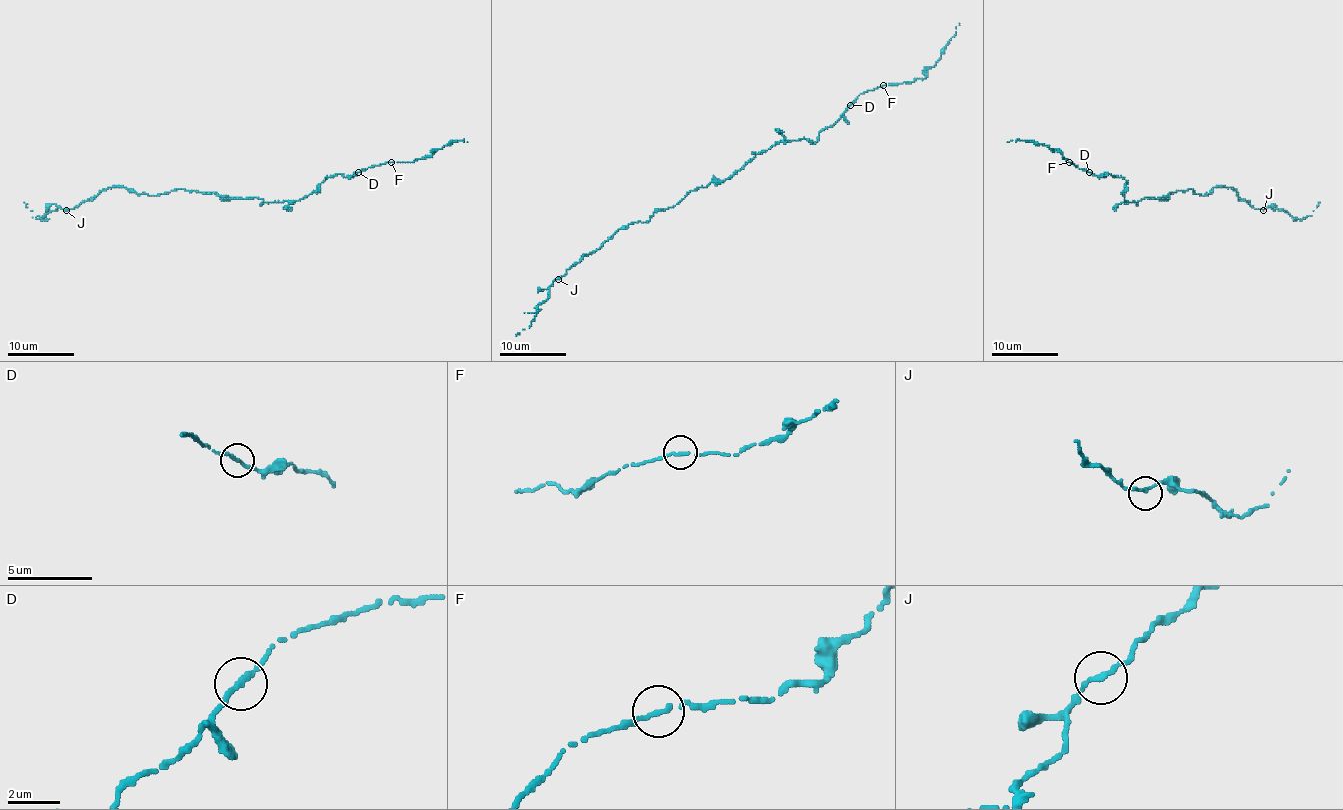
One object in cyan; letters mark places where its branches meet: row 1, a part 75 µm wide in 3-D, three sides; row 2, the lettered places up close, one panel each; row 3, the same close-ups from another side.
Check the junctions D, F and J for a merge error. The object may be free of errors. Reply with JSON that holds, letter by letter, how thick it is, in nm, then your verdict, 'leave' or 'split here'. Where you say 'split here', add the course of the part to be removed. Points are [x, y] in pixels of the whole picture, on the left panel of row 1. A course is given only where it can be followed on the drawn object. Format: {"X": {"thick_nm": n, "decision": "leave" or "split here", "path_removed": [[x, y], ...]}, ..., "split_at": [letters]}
{"D": {"thick_nm": 200, "decision": "leave"}, "F": {"thick_nm": 180, "decision": "leave"}, "J": {"thick_nm": 190, "decision": "leave"}, "split_at": []}

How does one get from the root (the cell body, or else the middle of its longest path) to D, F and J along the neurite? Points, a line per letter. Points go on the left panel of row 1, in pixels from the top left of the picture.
D: (245, 199), (258, 197), (265, 202), (298, 200), (312, 194), (327, 177), (337, 174), (350, 177), (358, 172)
F: (245, 199), (298, 200), (312, 194), (327, 177), (337, 174), (350, 177), (390, 162)
J: (245, 199), (183, 189), (149, 195), (136, 194), (124, 187), (108, 187), (74, 209), (66, 210)

